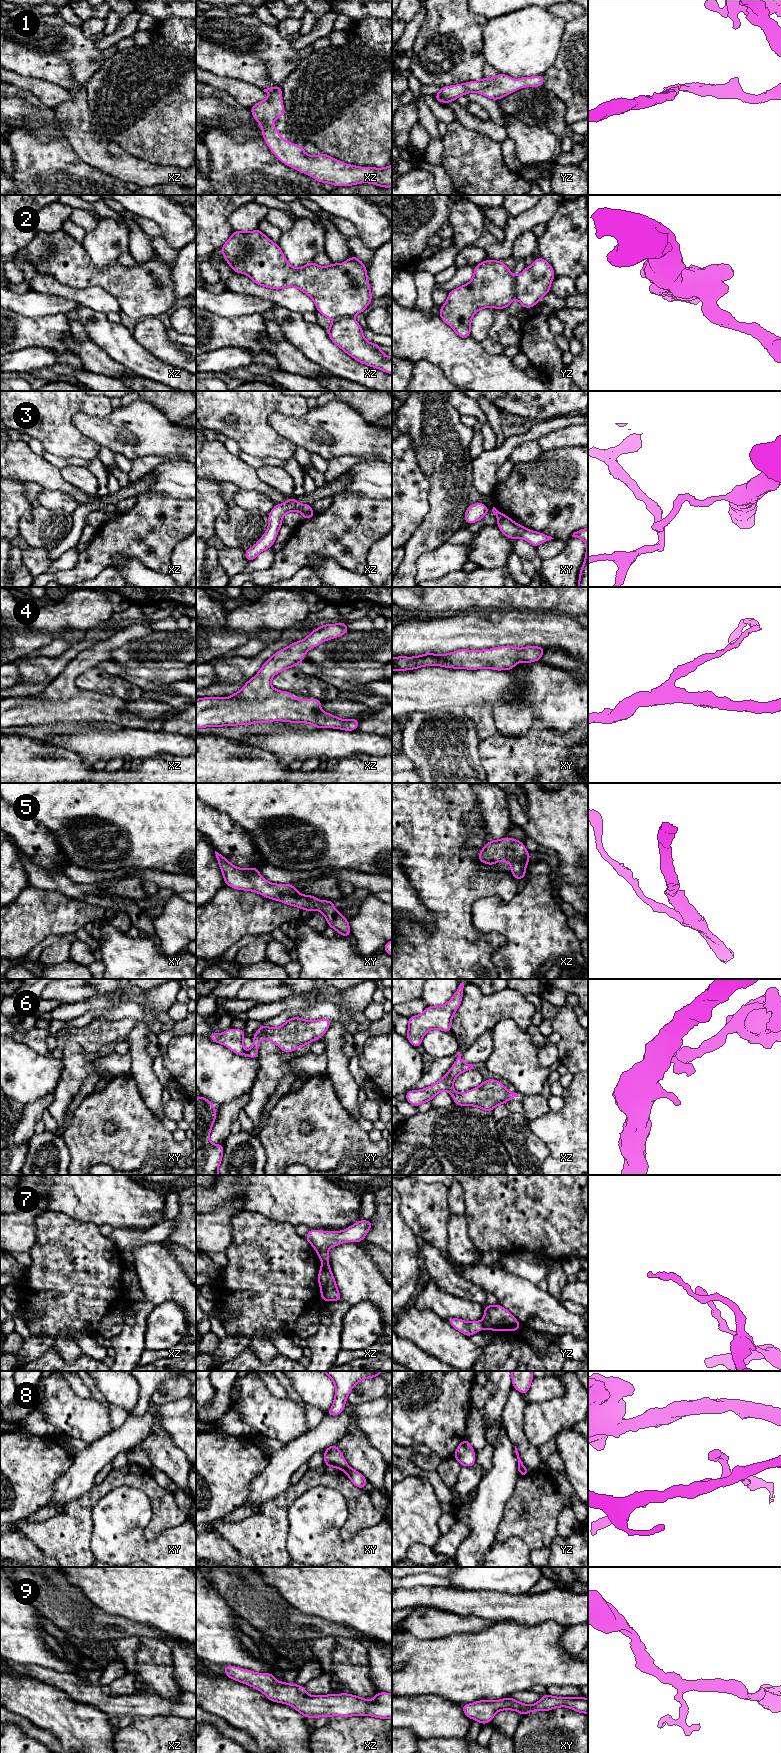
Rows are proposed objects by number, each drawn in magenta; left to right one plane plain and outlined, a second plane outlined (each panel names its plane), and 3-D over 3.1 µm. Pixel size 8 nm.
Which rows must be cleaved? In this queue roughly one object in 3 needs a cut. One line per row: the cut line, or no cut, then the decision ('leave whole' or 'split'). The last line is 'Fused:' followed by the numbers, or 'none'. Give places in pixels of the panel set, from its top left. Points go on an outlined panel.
1: no cut; leave whole
2: cut in yz along (514, 278), (516, 297); split
3: cut in xz along (311, 510), (302, 514); split
4: no cut; leave whole
5: no cut; leave whole
6: no cut; leave whole
7: cut in xz along (322, 1263), (328, 1266); split
8: cut in yz along (524, 1466), (518, 1470); split
9: no cut; leave whole
Fused: 2, 3, 7, 8

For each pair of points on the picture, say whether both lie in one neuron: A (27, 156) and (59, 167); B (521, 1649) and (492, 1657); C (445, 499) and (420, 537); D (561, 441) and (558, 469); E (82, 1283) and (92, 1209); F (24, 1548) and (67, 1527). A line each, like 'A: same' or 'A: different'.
A: same
B: same
C: same
D: different
E: different
F: different

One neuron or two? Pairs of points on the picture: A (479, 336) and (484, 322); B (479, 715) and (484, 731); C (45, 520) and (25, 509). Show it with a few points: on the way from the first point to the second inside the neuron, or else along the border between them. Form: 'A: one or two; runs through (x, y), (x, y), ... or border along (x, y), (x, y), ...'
A: one; runs through (479, 333), (481, 325)
B: one; runs through (483, 719), (484, 727)
C: two; border along (33, 507), (31, 518), (19, 522), (18, 532)

